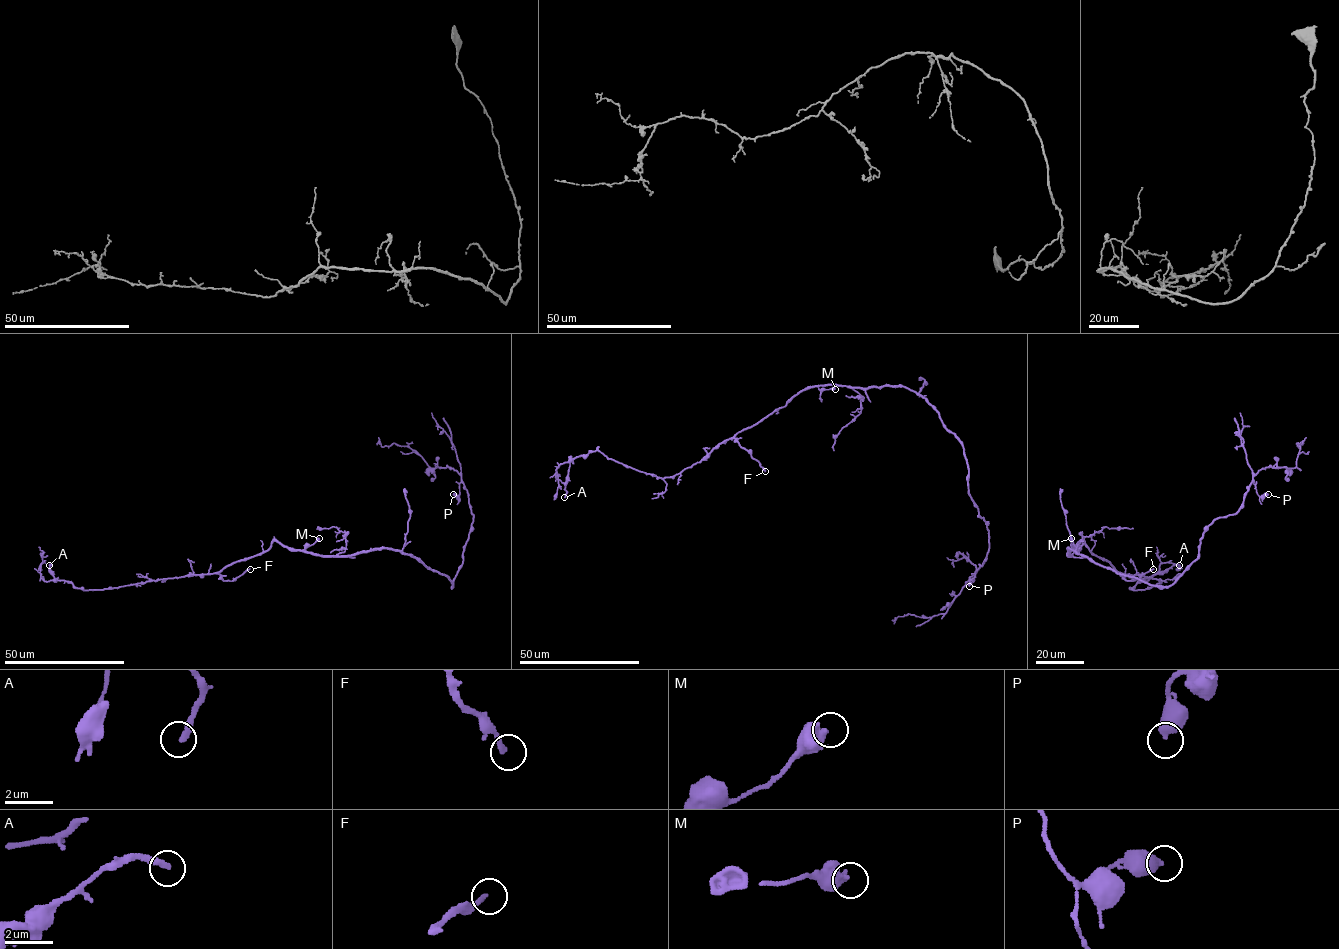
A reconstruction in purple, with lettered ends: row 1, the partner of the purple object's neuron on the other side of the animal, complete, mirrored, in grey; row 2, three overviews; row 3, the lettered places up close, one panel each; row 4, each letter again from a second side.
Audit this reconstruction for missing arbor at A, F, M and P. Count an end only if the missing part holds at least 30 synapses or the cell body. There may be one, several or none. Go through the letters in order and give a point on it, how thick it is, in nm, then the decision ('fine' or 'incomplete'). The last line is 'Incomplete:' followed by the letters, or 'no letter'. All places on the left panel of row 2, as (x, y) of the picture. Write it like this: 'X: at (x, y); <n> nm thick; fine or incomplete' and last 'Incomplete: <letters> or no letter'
A: at (49, 565); 300 nm thick; fine
F: at (250, 569); 200 nm thick; fine
M: at (319, 538); 550 nm thick; fine
P: at (453, 494); 550 nm thick; fine
Incomplete: no letter

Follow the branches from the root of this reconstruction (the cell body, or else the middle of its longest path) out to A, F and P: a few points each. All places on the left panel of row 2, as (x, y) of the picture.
A: (370, 551), (322, 556), (274, 540), (267, 550), (217, 572), (102, 590), (55, 580), (49, 565)
F: (370, 551), (322, 556), (274, 540), (267, 550), (219, 573), (233, 581), (250, 569)
P: (370, 551), (392, 549), (410, 554), (445, 575), (452, 586), (473, 517), (462, 483), (459, 495), (453, 494)

